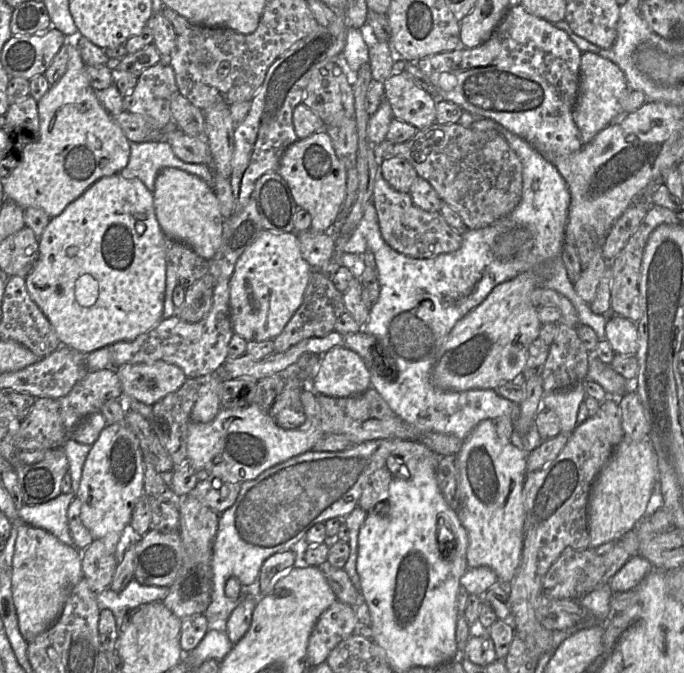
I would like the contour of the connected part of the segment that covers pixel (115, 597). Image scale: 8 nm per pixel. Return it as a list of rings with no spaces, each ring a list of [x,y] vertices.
[[[133,578],[121,592],[108,588],[97,593],[97,600],[100,609],[112,611],[119,632],[123,623],[129,619],[131,611],[146,603],[163,601],[168,593],[168,587],[142,585]]]

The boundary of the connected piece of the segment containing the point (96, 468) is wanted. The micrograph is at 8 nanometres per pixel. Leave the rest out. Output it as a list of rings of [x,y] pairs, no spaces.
[[[126,423],[107,425],[88,453],[83,465],[79,490],[75,496],[82,502],[80,517],[83,525],[94,539],[104,543],[108,553],[120,555],[134,506],[142,495],[144,495],[144,468],[139,441]]]

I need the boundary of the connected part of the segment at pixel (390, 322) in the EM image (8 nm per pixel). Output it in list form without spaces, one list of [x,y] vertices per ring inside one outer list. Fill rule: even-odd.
[[[497,125],[497,131],[506,139],[510,147],[515,151],[518,158],[521,161],[522,164],[522,195],[521,200],[519,204],[515,207],[515,209],[508,214],[507,216],[495,221],[493,224],[480,228],[480,229],[466,229],[465,232],[461,235],[462,237],[462,244],[460,248],[454,252],[440,254],[437,256],[434,256],[432,258],[426,258],[426,259],[416,259],[409,256],[406,256],[404,254],[401,254],[395,250],[393,250],[382,238],[378,218],[377,218],[377,212],[375,209],[375,206],[372,202],[370,202],[363,213],[362,219],[356,229],[353,231],[353,233],[350,235],[350,237],[346,240],[345,244],[341,248],[341,253],[352,253],[352,254],[359,254],[363,255],[366,251],[371,251],[374,255],[375,264],[376,264],[376,272],[379,279],[380,284],[380,295],[377,300],[377,302],[372,302],[372,307],[369,310],[369,316],[368,320],[363,326],[362,330],[368,334],[371,334],[374,336],[380,345],[383,355],[380,355],[379,352],[375,352],[375,365],[381,372],[381,374],[378,373],[370,373],[370,386],[375,389],[380,396],[384,399],[384,401],[388,404],[388,406],[391,408],[391,410],[398,415],[401,419],[406,421],[407,423],[411,424],[415,428],[417,428],[421,432],[442,432],[446,434],[451,434],[456,437],[458,437],[461,440],[465,440],[467,436],[474,430],[474,428],[483,420],[485,419],[492,419],[495,420],[502,416],[510,416],[513,419],[514,423],[514,429],[515,429],[515,420],[518,418],[520,414],[520,405],[516,404],[506,398],[501,397],[497,394],[495,390],[490,389],[471,389],[466,391],[448,391],[448,390],[442,390],[438,387],[436,387],[432,380],[432,371],[433,368],[439,358],[439,351],[441,349],[442,344],[444,343],[446,337],[456,324],[458,320],[463,318],[465,315],[467,315],[470,311],[472,311],[474,308],[476,308],[478,305],[480,305],[486,297],[489,295],[489,293],[493,290],[494,287],[497,285],[509,281],[513,278],[515,278],[520,273],[523,273],[525,271],[536,271],[539,276],[539,286],[552,289],[557,291],[558,293],[564,295],[574,306],[580,325],[586,325],[591,327],[594,332],[597,335],[598,340],[605,339],[605,325],[608,319],[609,315],[598,315],[591,311],[589,304],[586,303],[583,299],[581,299],[577,293],[574,290],[573,284],[568,278],[566,268],[564,266],[564,263],[562,261],[562,246],[564,243],[564,234],[565,234],[565,225],[567,222],[567,192],[565,191],[564,184],[559,176],[559,174],[556,172],[556,169],[552,164],[550,164],[547,160],[544,159],[543,156],[541,156],[537,151],[535,151],[526,141],[524,141],[519,136],[511,133],[507,129],[505,129],[502,126]],[[533,181],[538,181],[539,188],[536,191],[532,190],[531,184]],[[383,368],[389,368],[394,372],[394,378],[388,378],[384,372]]]

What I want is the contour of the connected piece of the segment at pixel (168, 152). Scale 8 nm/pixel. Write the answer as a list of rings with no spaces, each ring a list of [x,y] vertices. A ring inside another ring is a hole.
[[[165,140],[131,143],[129,162],[119,174],[126,179],[138,178],[153,192],[157,175],[164,168],[177,168],[196,175],[214,190],[215,178],[212,168],[182,161]]]

